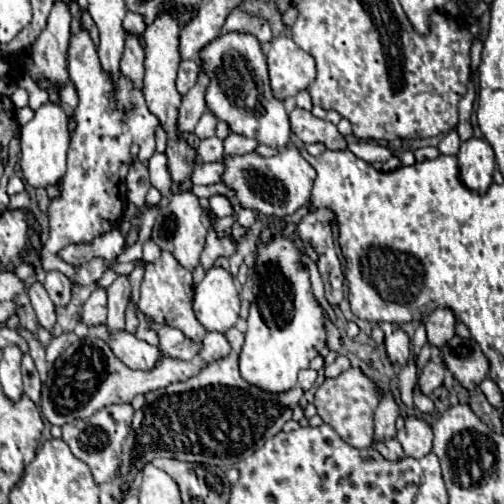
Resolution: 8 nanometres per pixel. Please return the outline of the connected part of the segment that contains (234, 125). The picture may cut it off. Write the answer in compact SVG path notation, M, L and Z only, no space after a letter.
M227 32L211 40L201 52L201 70L209 78L205 90L207 108L229 124L233 134L255 138L259 144L281 148L291 140L289 114L281 100L277 100L269 86L267 58L261 42L247 32Z

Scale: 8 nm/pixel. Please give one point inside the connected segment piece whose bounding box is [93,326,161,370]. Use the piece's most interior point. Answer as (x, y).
(137, 354)

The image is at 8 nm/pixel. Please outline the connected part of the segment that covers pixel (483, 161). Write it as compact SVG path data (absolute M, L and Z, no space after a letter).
M469 138L461 144L459 154L459 172L467 188L475 192L485 192L493 182L495 154L493 148L483 138Z

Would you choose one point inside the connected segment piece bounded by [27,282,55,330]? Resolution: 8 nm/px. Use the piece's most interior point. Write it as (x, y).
(44, 308)

